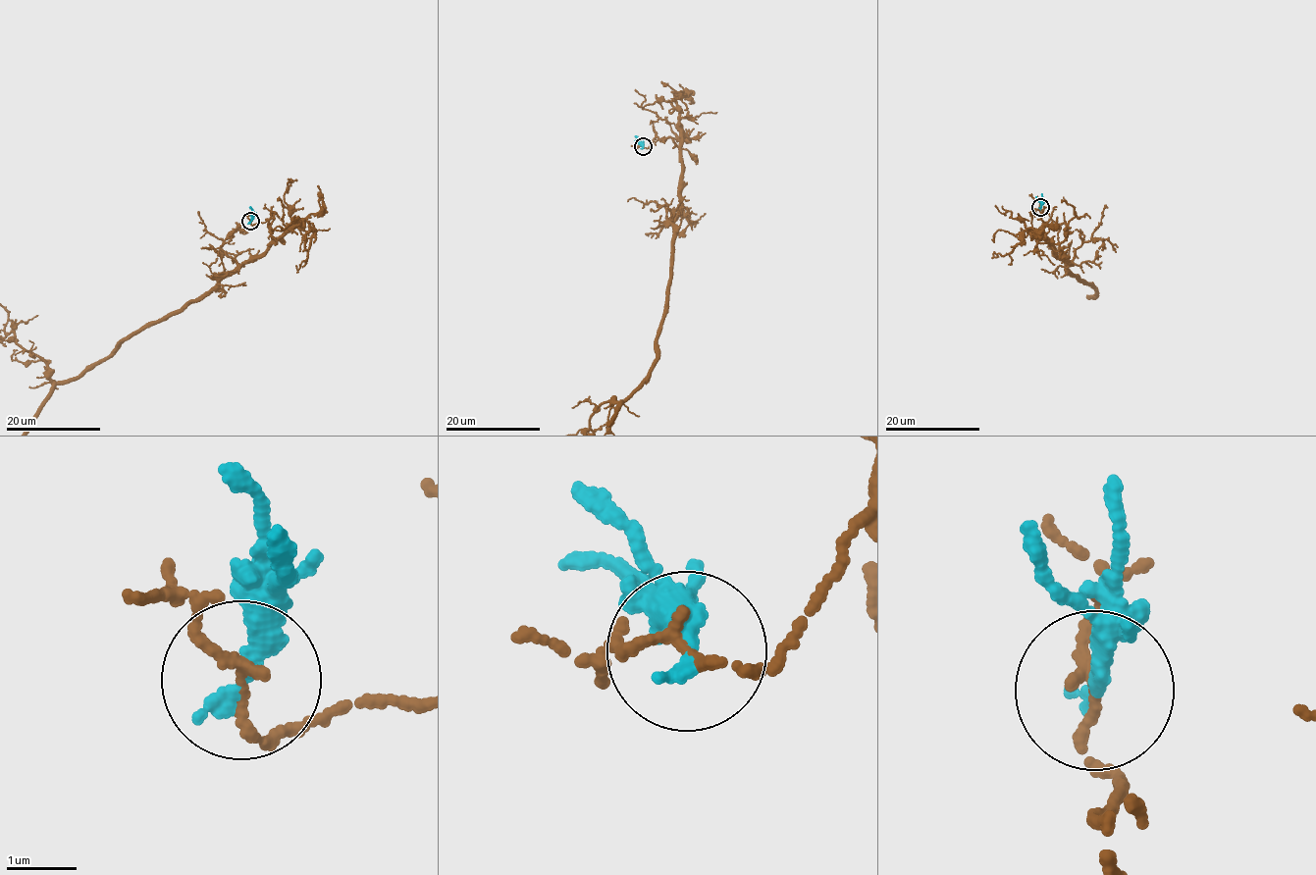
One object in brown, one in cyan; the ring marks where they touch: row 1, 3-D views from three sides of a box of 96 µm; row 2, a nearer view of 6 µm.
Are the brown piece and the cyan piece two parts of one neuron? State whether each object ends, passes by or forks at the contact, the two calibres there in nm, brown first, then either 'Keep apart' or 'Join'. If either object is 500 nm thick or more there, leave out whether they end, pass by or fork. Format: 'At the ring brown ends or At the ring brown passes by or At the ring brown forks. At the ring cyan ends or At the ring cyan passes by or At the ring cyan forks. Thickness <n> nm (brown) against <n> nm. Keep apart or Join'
At the ring brown passes by. At the ring cyan ends. Thickness 130 nm (brown) against 280 nm. Keep apart

